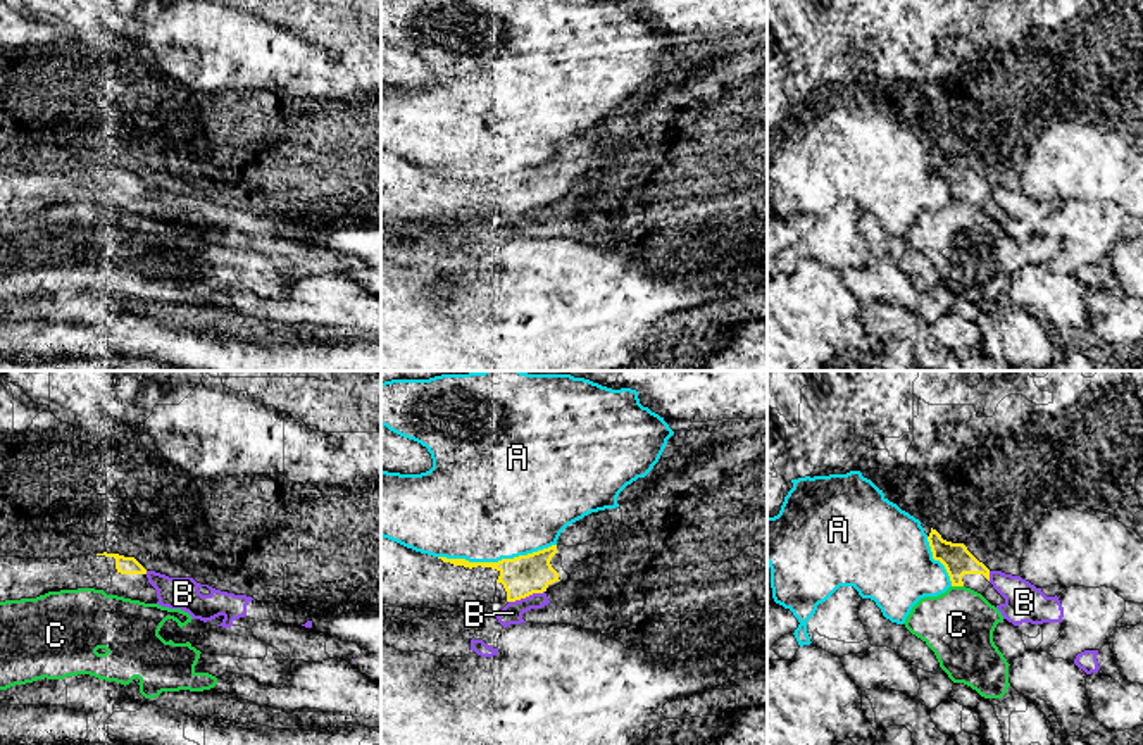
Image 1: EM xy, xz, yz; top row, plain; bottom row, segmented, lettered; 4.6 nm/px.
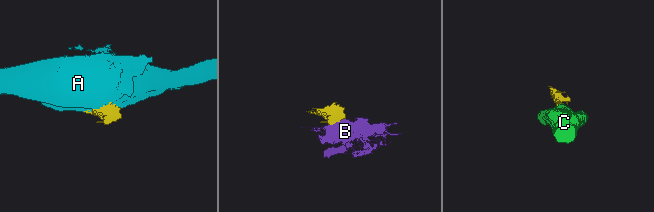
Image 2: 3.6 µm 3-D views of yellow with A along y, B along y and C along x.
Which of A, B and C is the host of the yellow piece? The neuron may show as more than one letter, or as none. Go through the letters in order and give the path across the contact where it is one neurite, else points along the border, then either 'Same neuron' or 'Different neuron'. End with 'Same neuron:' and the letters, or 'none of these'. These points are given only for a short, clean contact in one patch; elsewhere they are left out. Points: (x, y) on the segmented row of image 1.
A: Different neuron
B: Boundary: xz (543, 590), (509, 602). Different neuron
C: Different neuron
Same neuron: none of these

